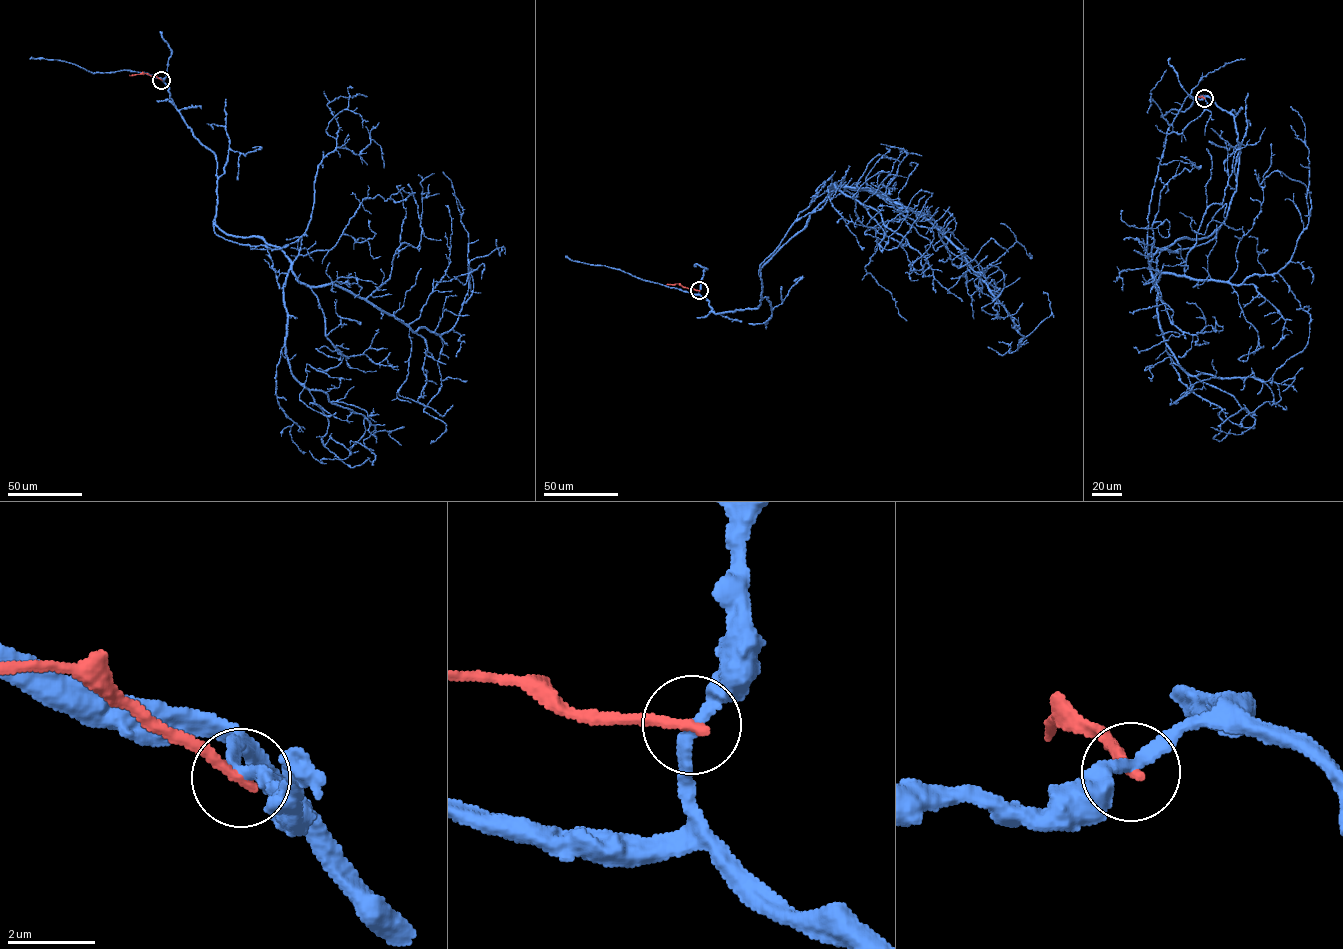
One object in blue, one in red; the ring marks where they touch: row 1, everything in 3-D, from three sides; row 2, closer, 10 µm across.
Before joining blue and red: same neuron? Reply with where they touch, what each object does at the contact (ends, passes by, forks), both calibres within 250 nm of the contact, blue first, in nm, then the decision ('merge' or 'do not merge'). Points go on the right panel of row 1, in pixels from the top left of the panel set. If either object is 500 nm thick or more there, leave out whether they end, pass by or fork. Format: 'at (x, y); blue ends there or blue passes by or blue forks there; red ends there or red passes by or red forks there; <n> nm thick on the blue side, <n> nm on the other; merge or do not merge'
at (1204, 98); blue passes by; red ends there; 260 nm thick on the blue side, 240 nm on the other; do not merge

